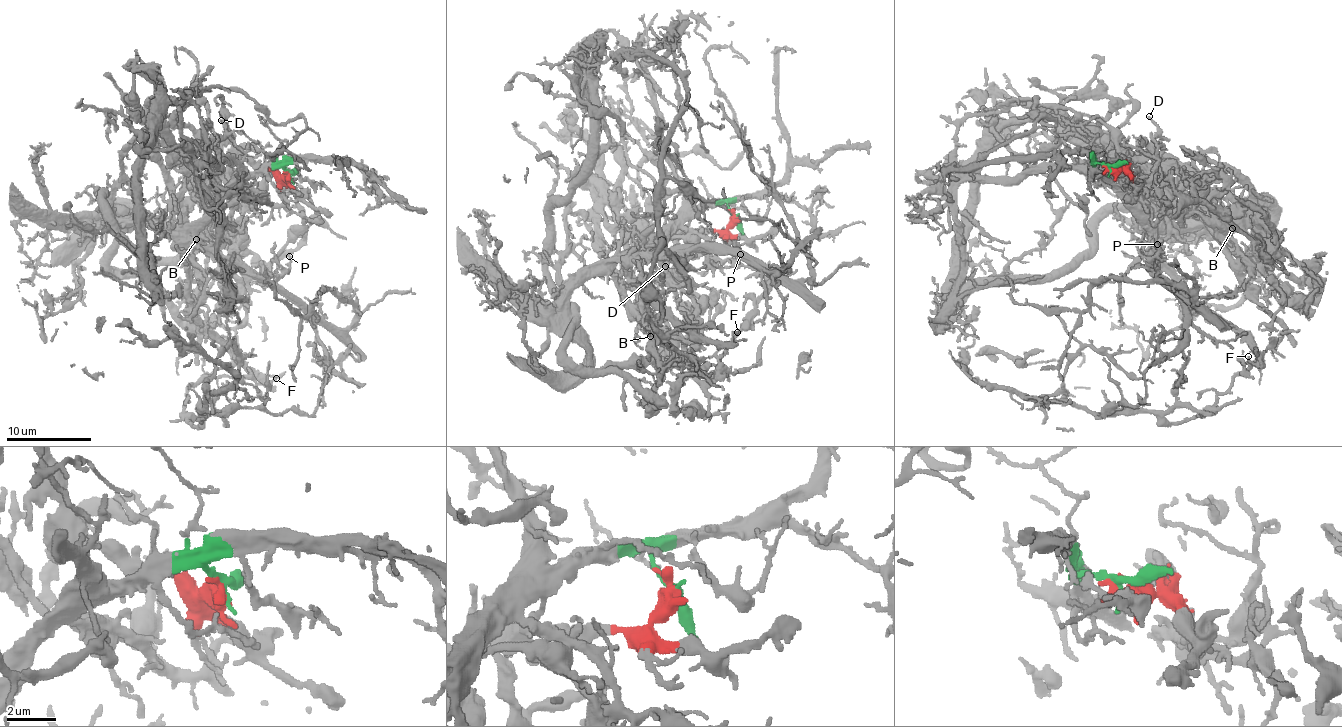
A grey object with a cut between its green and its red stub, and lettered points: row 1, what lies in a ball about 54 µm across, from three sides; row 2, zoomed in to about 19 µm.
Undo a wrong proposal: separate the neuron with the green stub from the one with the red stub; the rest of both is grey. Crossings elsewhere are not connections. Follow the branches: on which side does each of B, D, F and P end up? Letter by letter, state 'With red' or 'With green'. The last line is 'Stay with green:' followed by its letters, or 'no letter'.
B: With red
D: With red
F: With green
P: With green
Stay with green: F, P

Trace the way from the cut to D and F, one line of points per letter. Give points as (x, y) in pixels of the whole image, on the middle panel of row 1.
D: (734, 216), (725, 229), (686, 232), (677, 241), (677, 258), (681, 264), (671, 272), (665, 265)
F: (734, 216), (725, 202), (706, 202), (637, 258), (644, 290), (704, 339), (730, 341), (737, 331)

